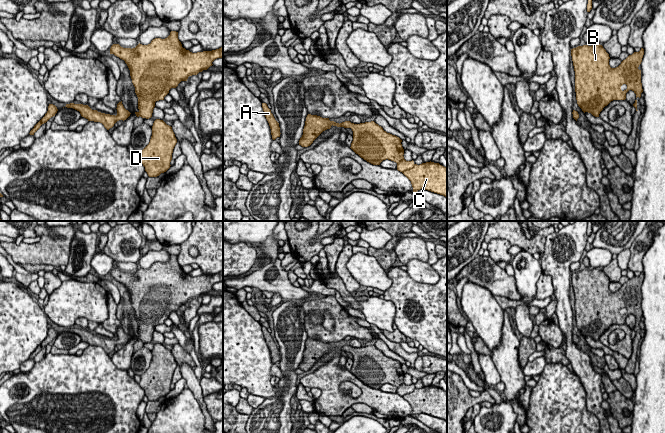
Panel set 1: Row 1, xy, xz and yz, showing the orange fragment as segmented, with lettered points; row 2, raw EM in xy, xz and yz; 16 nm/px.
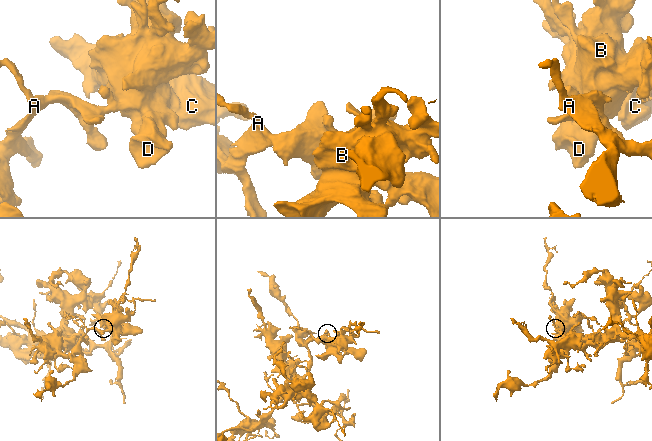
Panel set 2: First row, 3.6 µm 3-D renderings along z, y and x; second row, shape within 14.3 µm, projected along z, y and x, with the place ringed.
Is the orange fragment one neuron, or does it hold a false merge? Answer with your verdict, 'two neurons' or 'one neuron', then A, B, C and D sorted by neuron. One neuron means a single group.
one neuron | A B C D

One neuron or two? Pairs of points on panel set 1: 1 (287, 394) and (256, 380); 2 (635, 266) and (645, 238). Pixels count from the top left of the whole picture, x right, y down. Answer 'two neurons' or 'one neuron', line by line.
1: two neurons
2: one neuron

